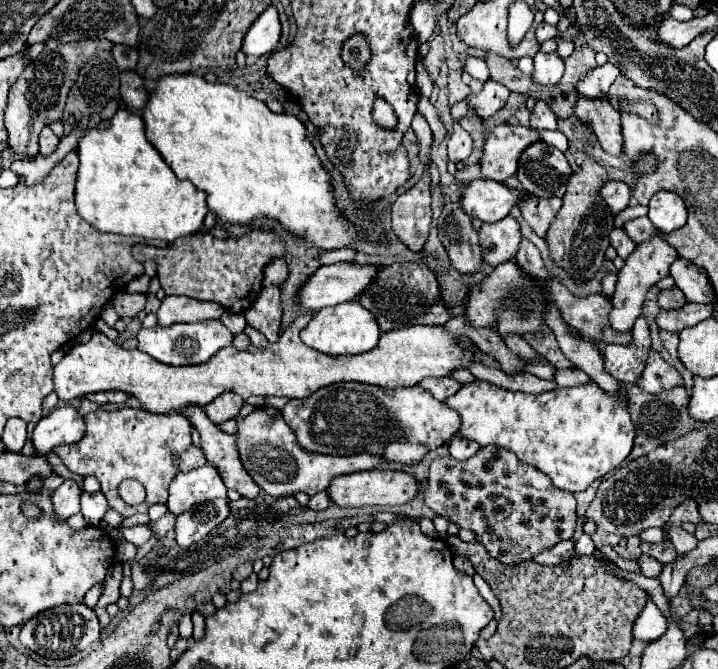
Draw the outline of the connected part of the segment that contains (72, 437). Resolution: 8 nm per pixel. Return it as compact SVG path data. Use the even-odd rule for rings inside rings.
M62 406L54 408L36 424L32 442L40 454L46 454L54 446L80 442L80 438L84 438L84 432L84 416L80 416L78 410L72 406Z

